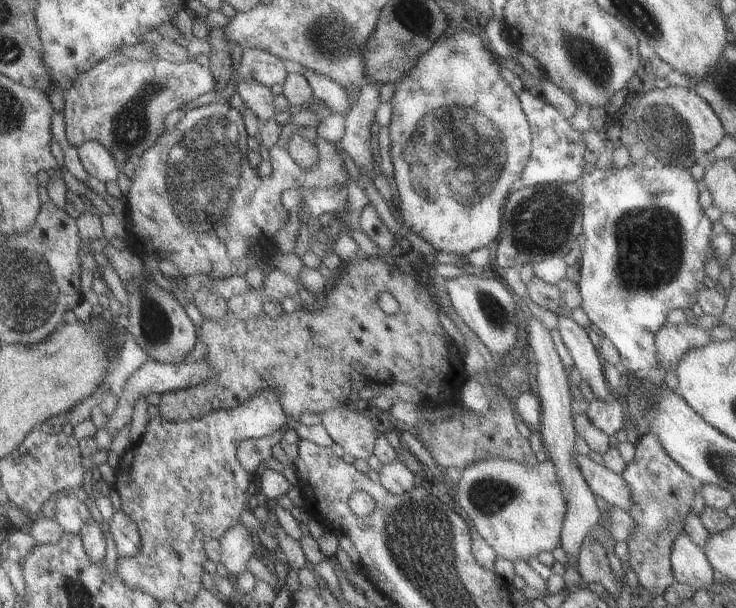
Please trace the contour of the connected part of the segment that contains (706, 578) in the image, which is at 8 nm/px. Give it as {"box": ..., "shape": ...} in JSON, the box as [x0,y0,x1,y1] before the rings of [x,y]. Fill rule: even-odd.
{"box":[669,532,714,591],"shape":[[[685,532],[675,537],[669,558],[672,577],[677,583],[692,586],[695,591],[707,591],[714,582],[713,570],[703,551],[691,542]]]}

